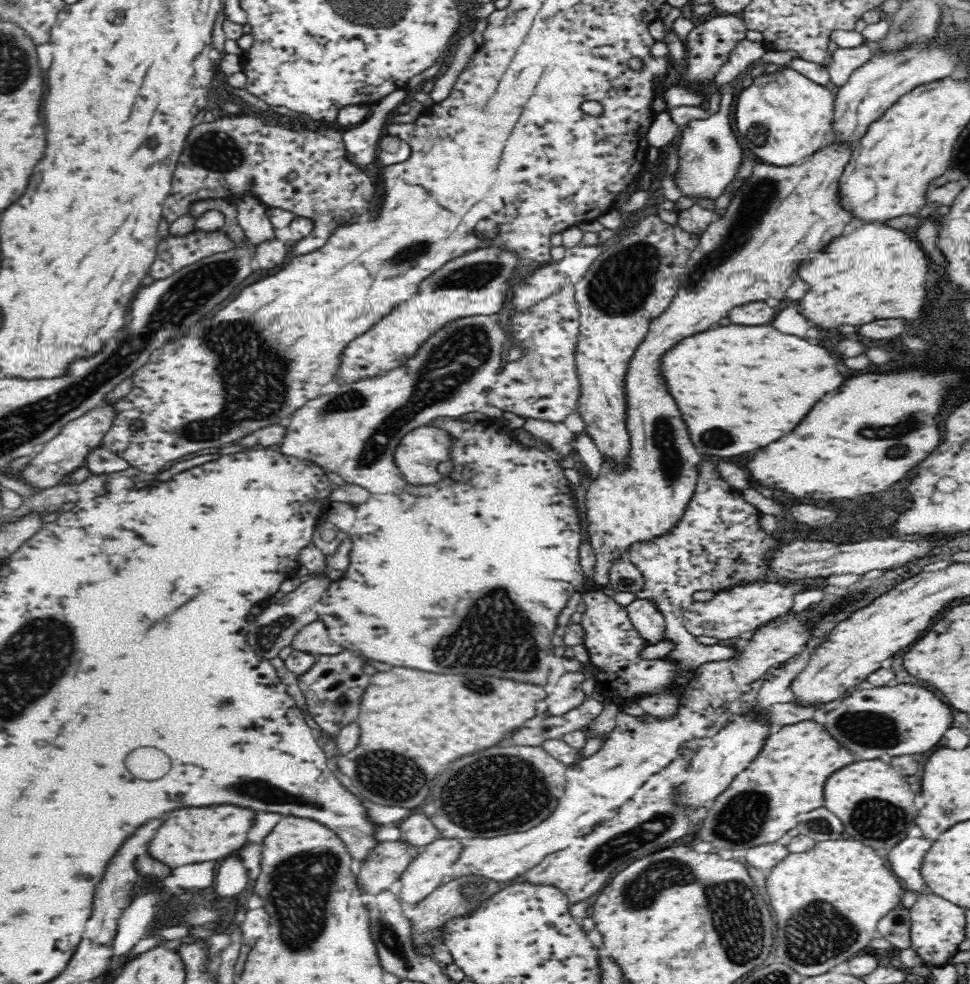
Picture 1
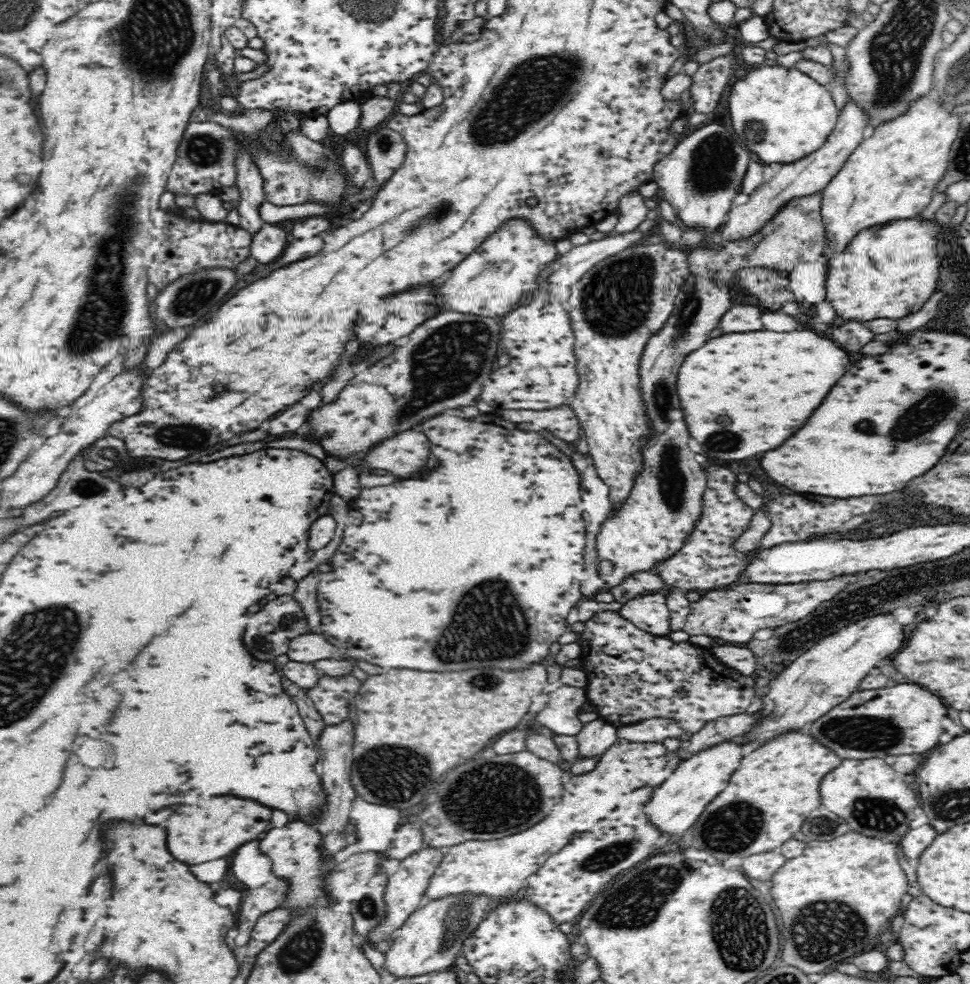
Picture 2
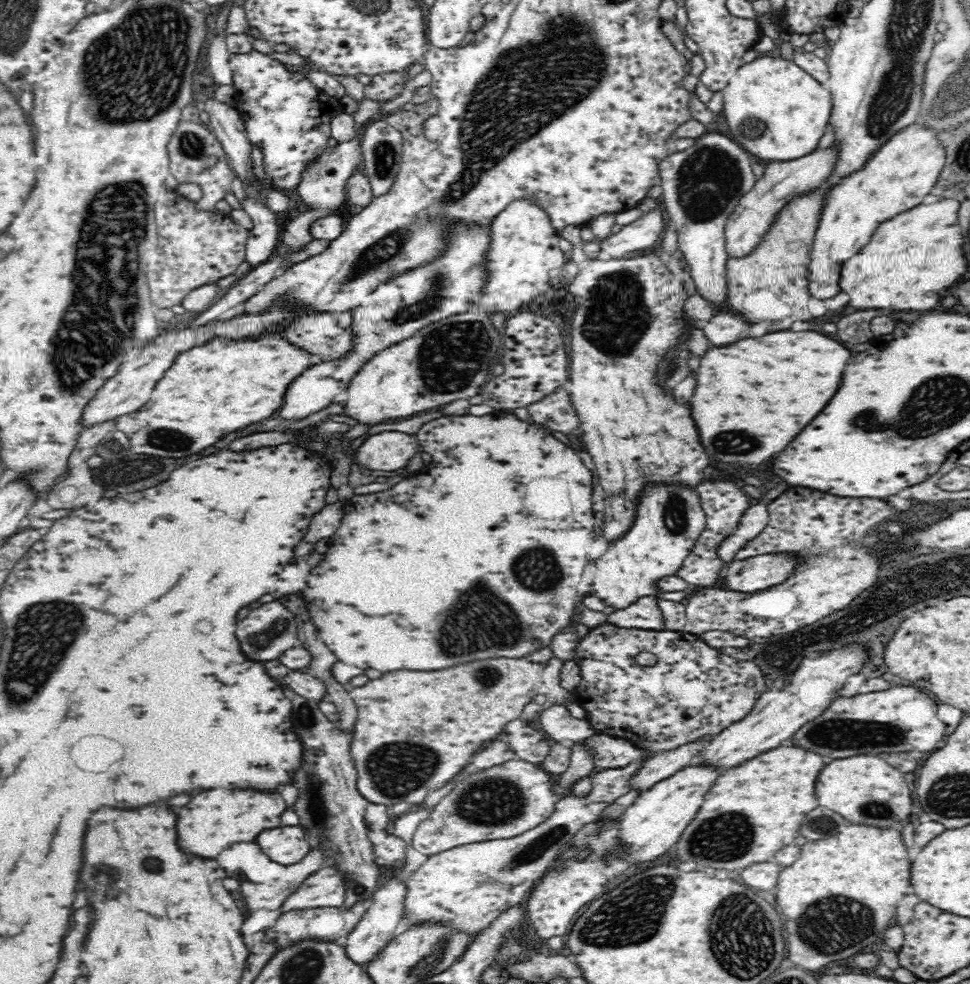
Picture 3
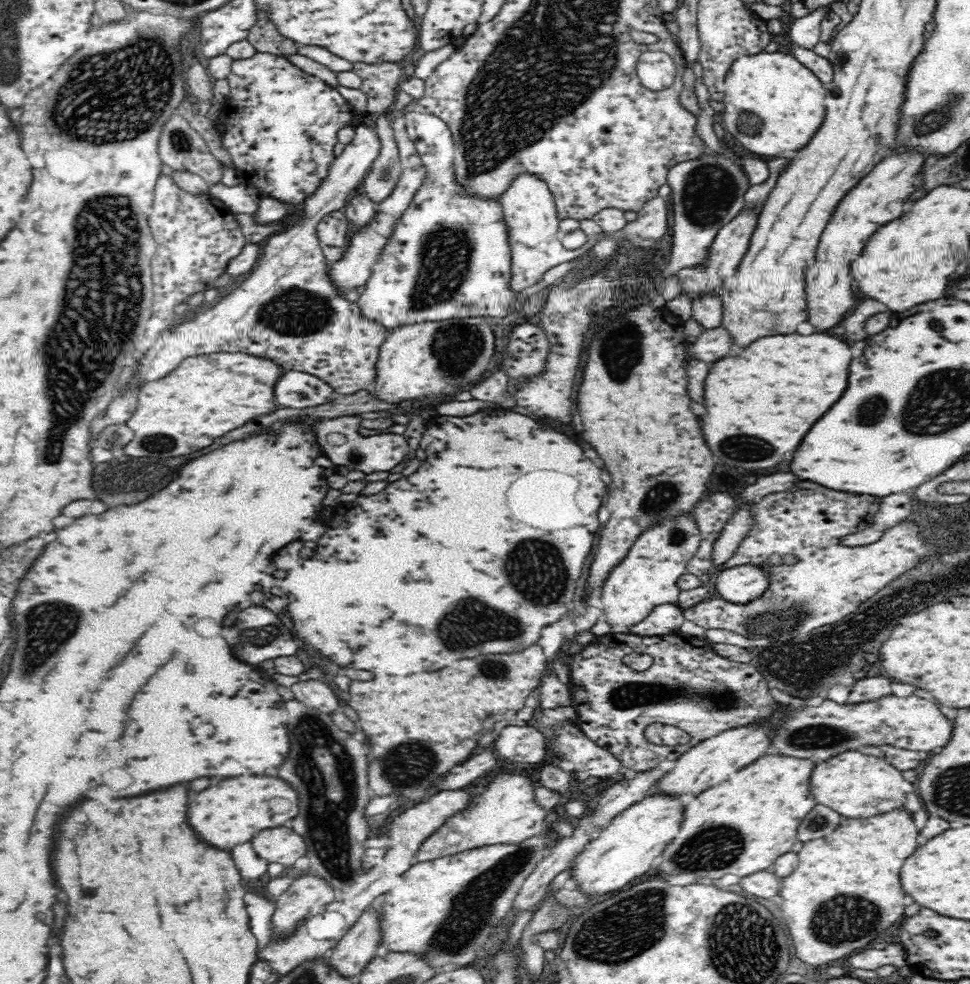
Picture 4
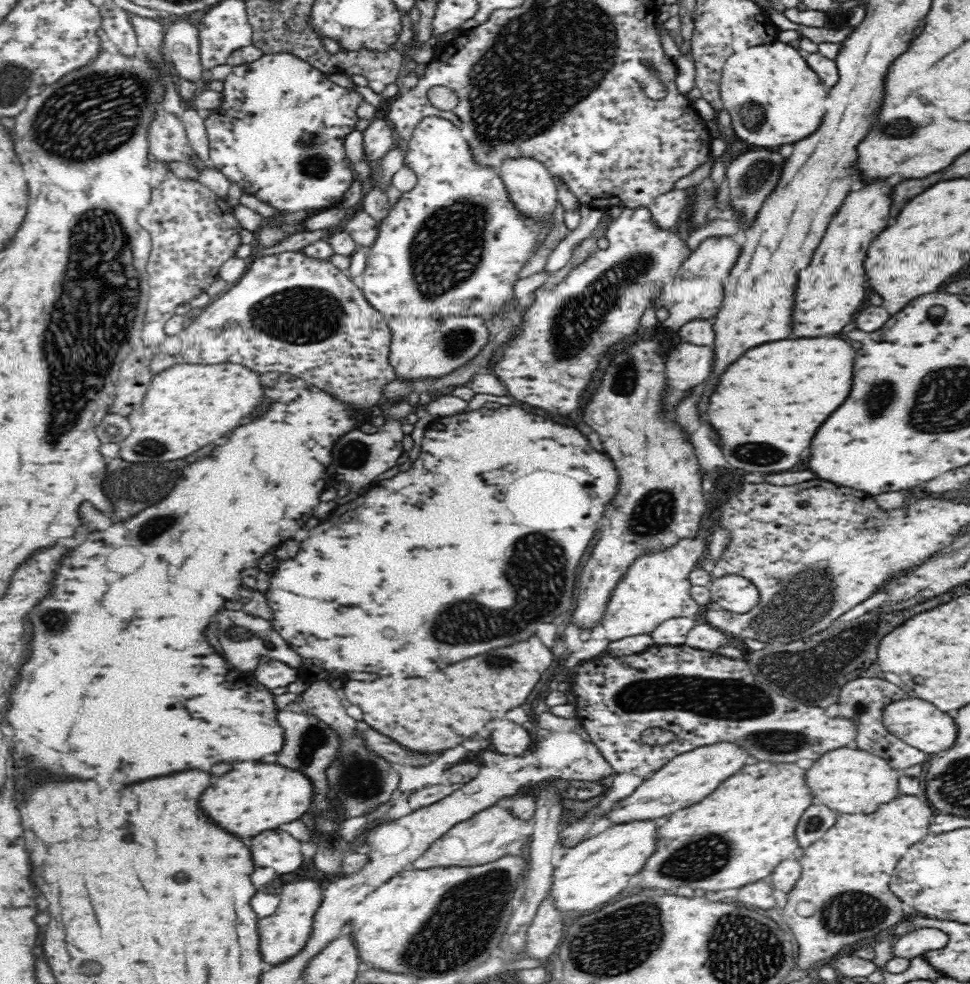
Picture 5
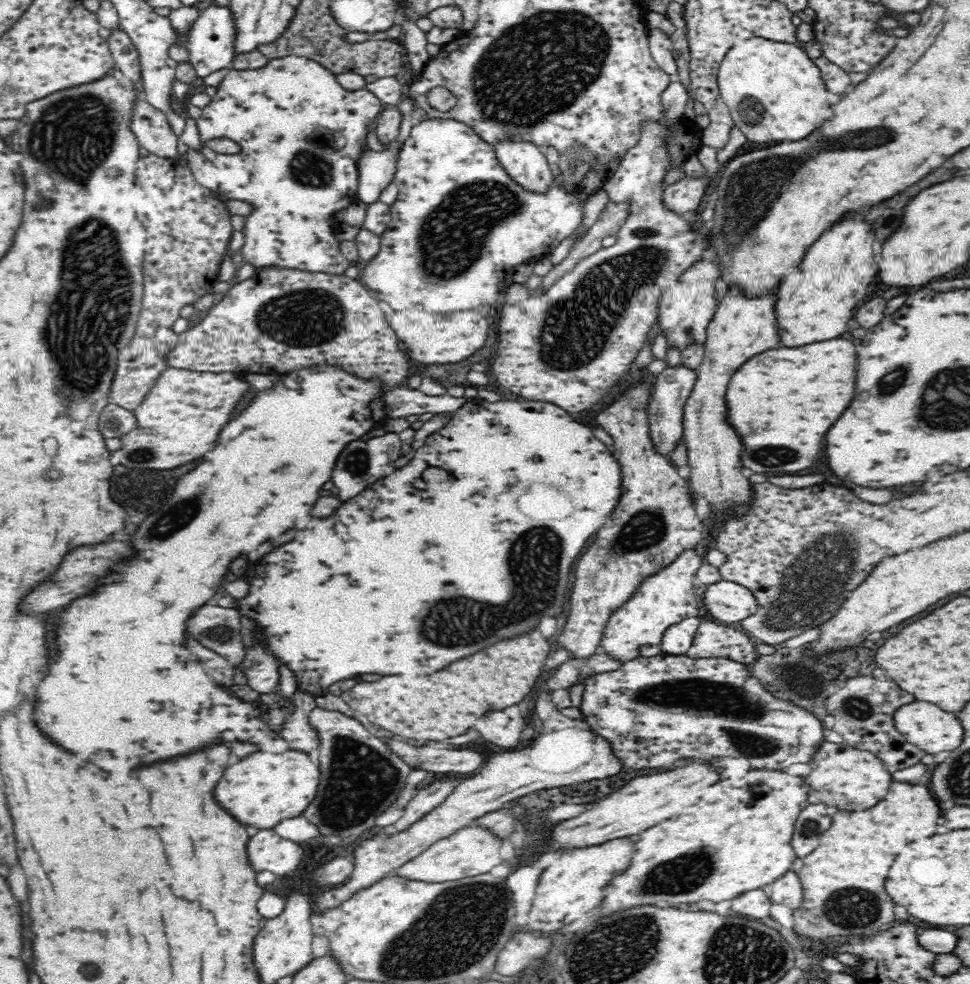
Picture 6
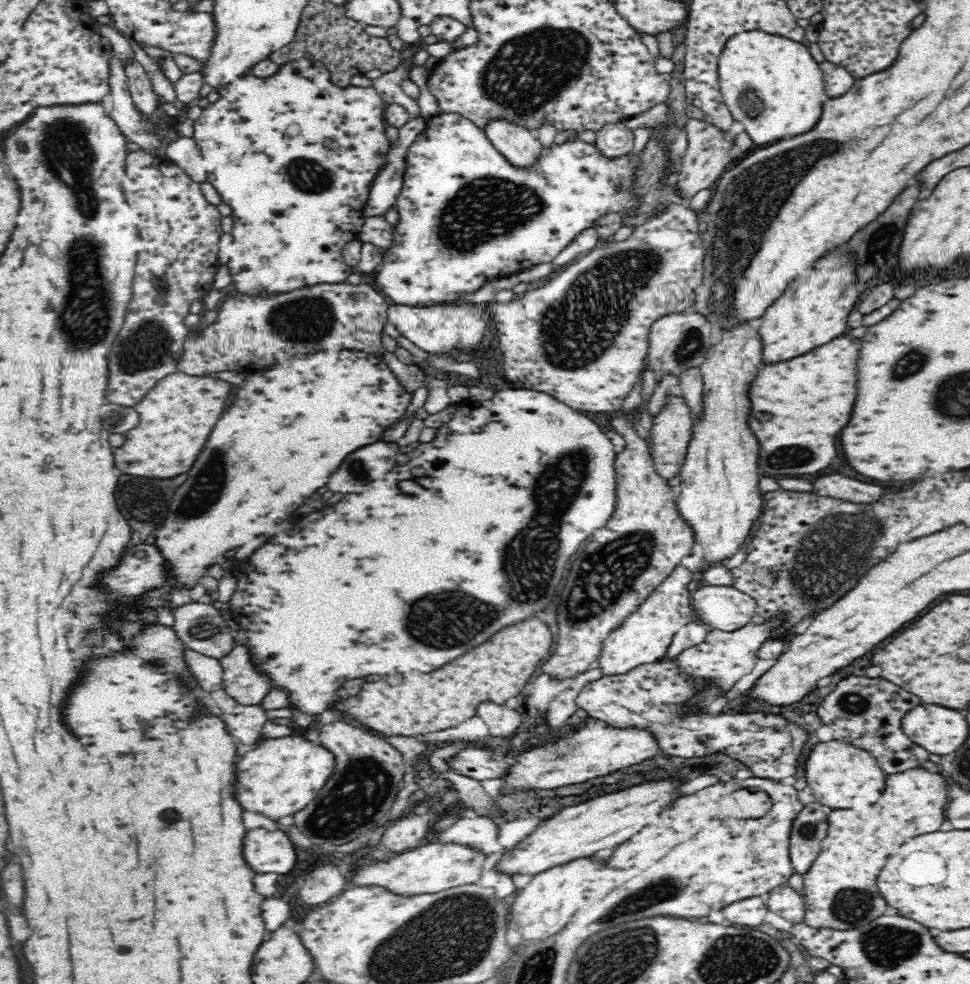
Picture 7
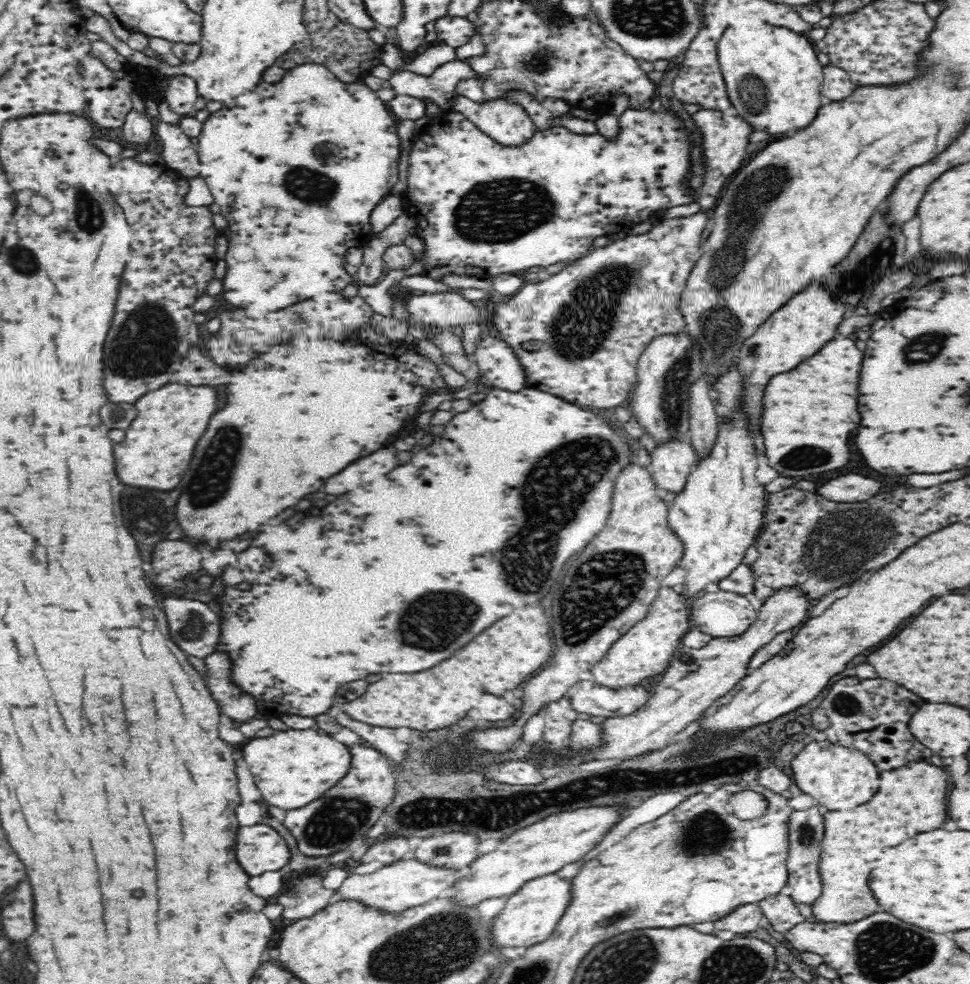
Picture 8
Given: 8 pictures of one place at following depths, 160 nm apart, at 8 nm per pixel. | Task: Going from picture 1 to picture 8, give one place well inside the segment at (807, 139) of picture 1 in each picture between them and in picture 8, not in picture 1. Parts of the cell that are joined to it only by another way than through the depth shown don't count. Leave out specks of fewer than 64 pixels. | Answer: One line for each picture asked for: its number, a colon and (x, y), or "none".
2: (793, 113)
3: (775, 110)
4: (773, 94)
5: (774, 97)
6: (773, 90)
7: (773, 85)
8: (773, 78)

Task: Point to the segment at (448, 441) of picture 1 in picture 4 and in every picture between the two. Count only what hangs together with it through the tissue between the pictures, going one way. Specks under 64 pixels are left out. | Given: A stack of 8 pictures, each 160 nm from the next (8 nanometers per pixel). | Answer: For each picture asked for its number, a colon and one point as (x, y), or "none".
2: (405, 454)
3: (391, 450)
4: (338, 438)

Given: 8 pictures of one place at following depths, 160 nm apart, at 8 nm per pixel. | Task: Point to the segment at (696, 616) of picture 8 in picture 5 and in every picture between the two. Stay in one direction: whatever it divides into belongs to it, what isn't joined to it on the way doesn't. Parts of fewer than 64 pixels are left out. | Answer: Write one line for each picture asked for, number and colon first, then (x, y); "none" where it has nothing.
5: (733, 593)
6: (728, 601)
7: (724, 608)

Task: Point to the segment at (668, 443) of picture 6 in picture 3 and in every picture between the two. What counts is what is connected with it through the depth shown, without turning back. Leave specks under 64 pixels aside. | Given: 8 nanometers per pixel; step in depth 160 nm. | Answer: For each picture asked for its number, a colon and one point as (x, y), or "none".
3: (723, 328)
4: (713, 343)
5: (688, 365)

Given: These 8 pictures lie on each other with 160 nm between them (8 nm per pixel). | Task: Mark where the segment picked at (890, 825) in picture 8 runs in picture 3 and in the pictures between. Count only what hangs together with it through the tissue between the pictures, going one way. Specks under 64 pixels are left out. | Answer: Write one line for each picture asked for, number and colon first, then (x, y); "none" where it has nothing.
3: (841, 894)
4: (843, 893)
5: (844, 877)
6: (843, 879)
7: (837, 895)

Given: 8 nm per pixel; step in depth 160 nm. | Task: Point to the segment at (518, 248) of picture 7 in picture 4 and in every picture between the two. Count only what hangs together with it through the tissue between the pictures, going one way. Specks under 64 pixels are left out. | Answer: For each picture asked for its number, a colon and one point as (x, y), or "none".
4: (423, 275)
5: (453, 246)
6: (459, 224)

